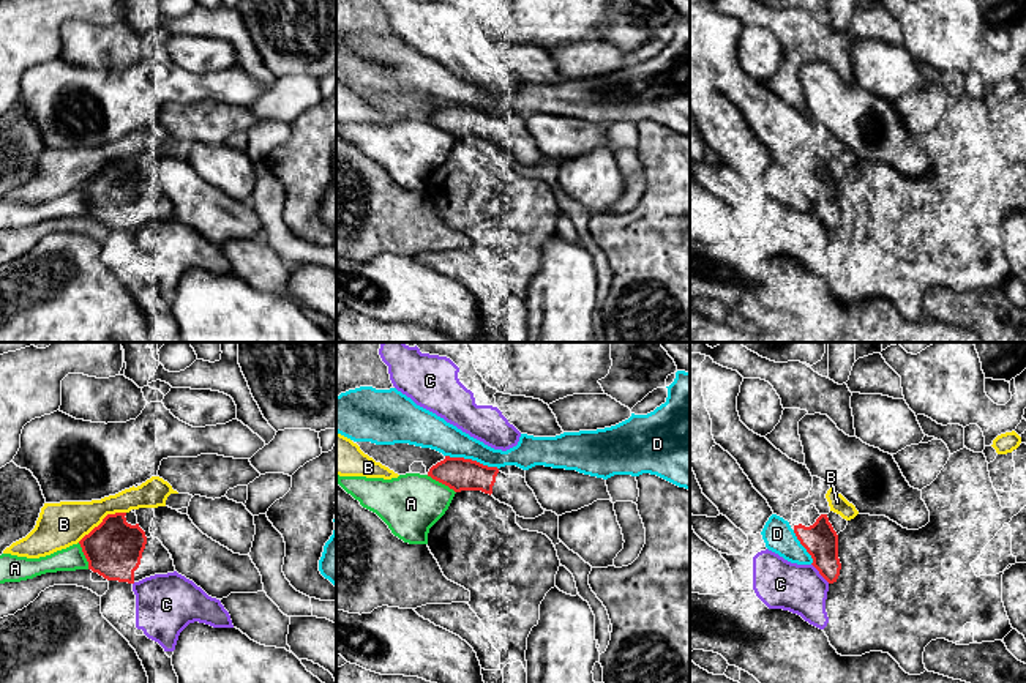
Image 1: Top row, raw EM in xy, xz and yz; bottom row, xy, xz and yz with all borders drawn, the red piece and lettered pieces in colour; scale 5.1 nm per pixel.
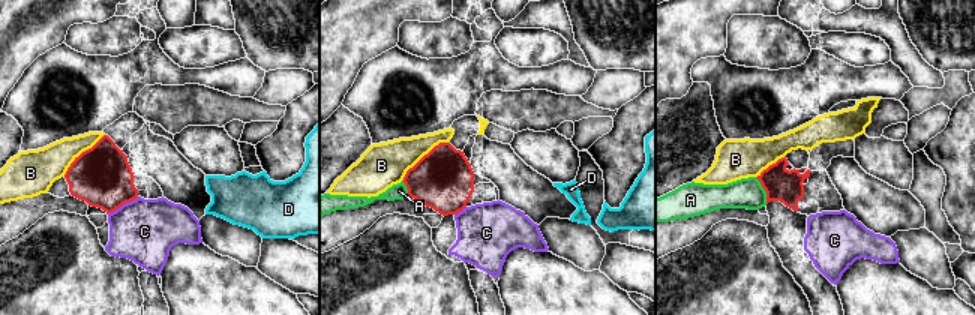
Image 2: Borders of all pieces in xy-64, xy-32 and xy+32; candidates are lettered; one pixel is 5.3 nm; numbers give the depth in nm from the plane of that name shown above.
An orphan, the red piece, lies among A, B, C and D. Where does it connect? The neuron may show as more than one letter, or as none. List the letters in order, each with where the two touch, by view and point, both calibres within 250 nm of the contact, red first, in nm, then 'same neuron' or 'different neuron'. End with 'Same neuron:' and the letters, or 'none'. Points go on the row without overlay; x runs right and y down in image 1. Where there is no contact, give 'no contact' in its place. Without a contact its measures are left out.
A: meets red in xz at (441, 128); 170 nm thick on the red side, 300 nm on the other; different neuron
B: meets red in xy at (103, 167); 280 nm thick on the red side, 220 nm on the other; different neuron
C: meets red in yz at (820, 220); 180 nm thick on the red side, 260 nm on the other; different neuron
D: meets red in xz at (471, 106); 170 nm thick on the red side, 170 nm on the other; different neuron
Same neuron: none

